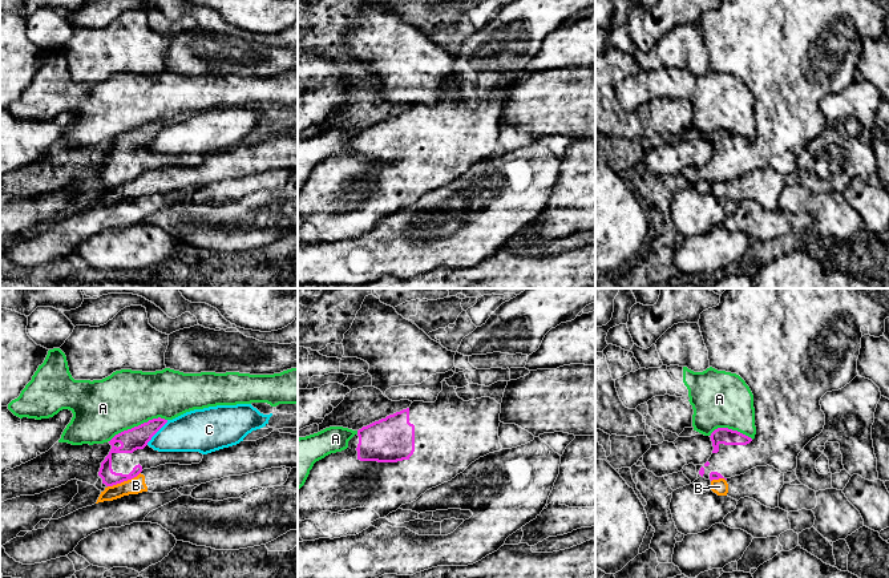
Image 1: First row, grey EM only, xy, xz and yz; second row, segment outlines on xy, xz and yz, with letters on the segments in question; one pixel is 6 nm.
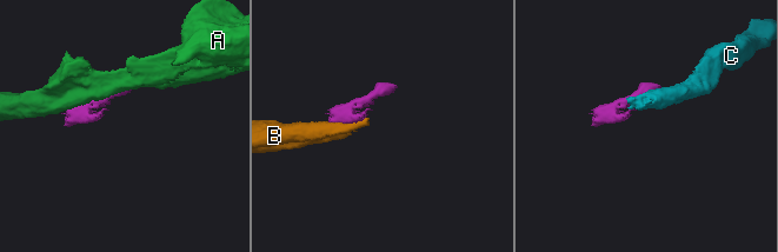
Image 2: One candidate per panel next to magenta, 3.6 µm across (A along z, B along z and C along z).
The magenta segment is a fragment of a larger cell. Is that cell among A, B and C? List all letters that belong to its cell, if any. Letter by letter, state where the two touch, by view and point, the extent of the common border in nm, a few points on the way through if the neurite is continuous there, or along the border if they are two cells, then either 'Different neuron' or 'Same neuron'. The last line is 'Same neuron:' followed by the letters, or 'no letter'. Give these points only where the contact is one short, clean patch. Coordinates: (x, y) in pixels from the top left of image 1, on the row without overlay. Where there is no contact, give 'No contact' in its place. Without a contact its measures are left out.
A: Touches magenta at xy (138, 128). Shared border 380 nm. Different neuron
B: Touches magenta at xy (124, 182). Shared border 220 nm. Different neuron
C: Touches magenta at xy (157, 133). Shared border 200 nm. Boundary: xy (168, 122), (146, 146). Different neuron
Same neuron: no letter

